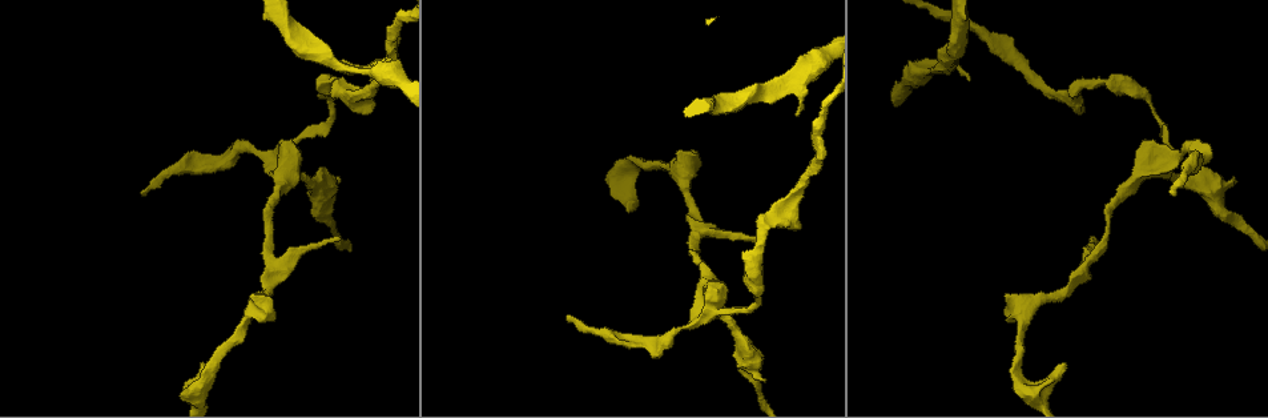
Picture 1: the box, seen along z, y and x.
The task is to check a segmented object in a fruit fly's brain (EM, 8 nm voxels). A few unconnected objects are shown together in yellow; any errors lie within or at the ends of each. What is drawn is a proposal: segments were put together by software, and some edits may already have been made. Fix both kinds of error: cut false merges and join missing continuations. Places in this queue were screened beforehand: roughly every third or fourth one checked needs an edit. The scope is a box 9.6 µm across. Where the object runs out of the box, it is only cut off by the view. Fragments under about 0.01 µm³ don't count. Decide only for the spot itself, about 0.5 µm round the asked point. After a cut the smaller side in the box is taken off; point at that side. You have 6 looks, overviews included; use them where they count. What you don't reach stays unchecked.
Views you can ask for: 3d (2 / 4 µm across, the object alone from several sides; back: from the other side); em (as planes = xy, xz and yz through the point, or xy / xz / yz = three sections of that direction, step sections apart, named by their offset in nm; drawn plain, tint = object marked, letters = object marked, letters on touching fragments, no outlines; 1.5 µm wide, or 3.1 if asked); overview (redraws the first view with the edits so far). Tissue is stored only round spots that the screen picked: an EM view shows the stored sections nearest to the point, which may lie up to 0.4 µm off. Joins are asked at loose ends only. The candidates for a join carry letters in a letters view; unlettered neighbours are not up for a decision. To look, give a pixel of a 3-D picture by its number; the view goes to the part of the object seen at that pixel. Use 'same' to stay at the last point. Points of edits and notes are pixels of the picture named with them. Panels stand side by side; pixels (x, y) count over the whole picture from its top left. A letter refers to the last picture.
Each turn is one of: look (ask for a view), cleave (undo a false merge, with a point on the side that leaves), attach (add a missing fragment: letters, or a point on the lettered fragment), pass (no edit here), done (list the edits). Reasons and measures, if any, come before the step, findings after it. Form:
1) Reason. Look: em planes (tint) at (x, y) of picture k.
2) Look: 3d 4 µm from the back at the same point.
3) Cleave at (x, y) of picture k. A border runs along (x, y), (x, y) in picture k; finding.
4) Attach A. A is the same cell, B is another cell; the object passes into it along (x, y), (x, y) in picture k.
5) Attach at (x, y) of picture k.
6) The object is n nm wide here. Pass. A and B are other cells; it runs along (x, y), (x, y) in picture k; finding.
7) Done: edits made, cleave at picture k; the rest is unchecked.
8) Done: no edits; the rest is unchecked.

Free end. Look: 3d 2 µm from the back at (968, 80) of picture 1.

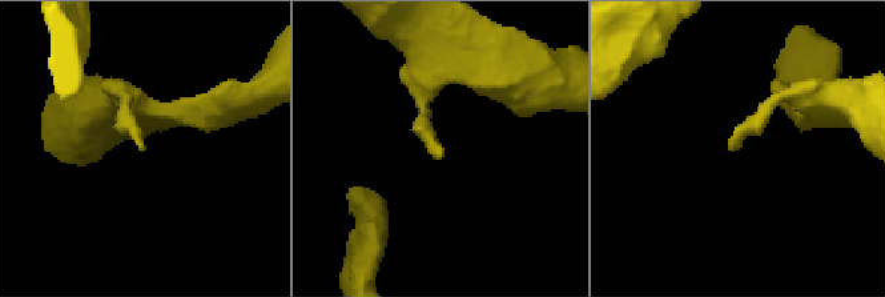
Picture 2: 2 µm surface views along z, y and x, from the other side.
Look: em xz step 8 (letters) at (143, 146) of picture 2.

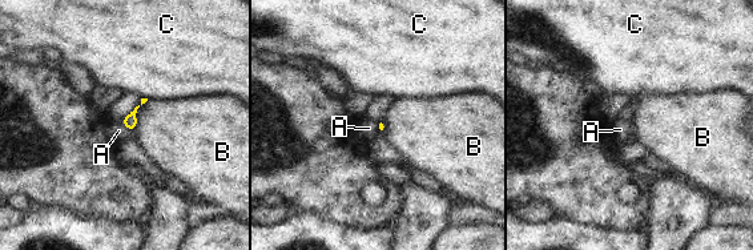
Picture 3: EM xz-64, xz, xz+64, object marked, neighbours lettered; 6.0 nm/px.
Look: em planes (letters) at the same point.

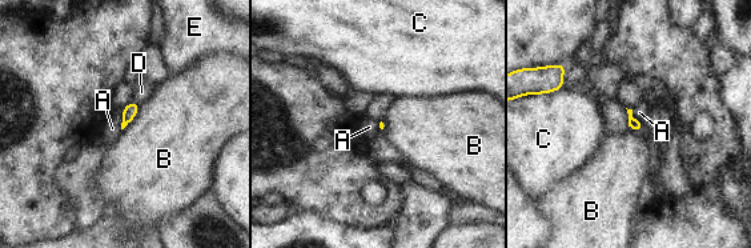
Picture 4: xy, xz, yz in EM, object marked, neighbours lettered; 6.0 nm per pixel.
Pass. A, B, C, D and E are other cells; a border runs along (123, 110), (121, 130) in picture 4; no lettered fragment goes on from it.

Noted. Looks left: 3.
Branch stops here. Look: 3d 4 µm at (1092, 238) of picture 1.

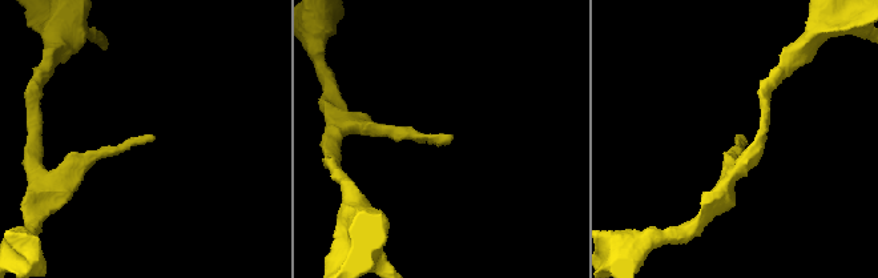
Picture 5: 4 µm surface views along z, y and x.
Look: em planes (letters) at (155, 138) of picture 5.

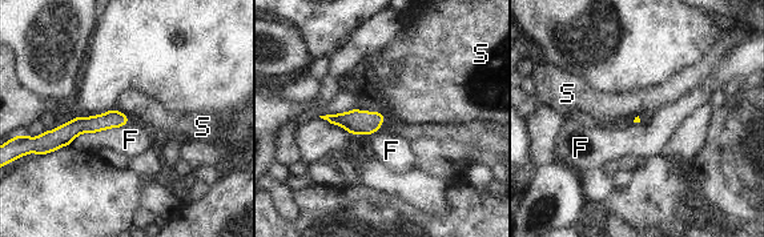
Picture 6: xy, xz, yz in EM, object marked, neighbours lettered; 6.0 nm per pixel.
Pass. F and S are other cells; it runs along (124, 119), (48, 135) in picture 6; none of them fits.

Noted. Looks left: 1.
Done: no edits; the rest is unchecked.

